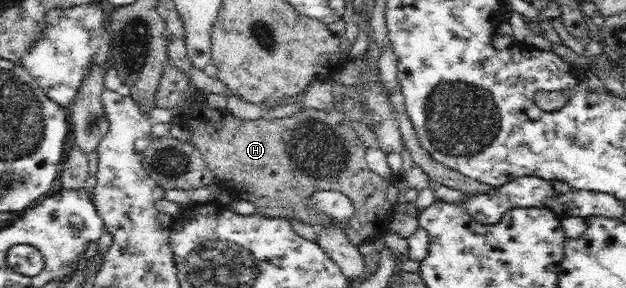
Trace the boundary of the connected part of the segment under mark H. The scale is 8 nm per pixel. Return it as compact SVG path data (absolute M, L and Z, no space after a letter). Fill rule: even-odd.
M198 92L194 95L193 98L190 100L186 99L184 103L184 110L181 113L179 118L179 122L177 120L170 122L171 126L177 125L180 127L185 127L189 132L191 137L191 141L193 145L196 146L196 149L202 154L203 160L207 163L209 170L215 176L214 184L217 185L218 190L229 192L234 200L245 200L253 205L256 206L257 212L261 215L265 215L266 217L288 217L296 218L300 222L304 222L304 224L311 224L314 226L339 226L342 230L345 231L345 235L349 238L349 241L360 245L364 243L368 239L377 238L379 239L380 235L386 231L387 225L390 222L391 217L394 213L394 205L388 201L387 198L387 188L389 186L388 182L384 177L381 177L379 174L374 173L370 168L367 166L367 161L365 160L367 154L367 146L366 144L358 137L356 130L353 125L352 119L346 116L346 111L342 109L334 108L331 111L321 111L316 110L315 108L304 108L299 113L292 114L288 117L283 118L259 118L254 120L245 120L240 119L233 115L233 113L229 112L227 109L224 110L217 110L212 108L206 100L202 99L198 96ZM320 191L337 191L346 195L352 201L352 205L355 208L355 215L348 219L345 222L338 222L332 216L328 214L324 214L317 210L317 208L312 207L310 205L310 200L312 200L312 196L314 193Z

